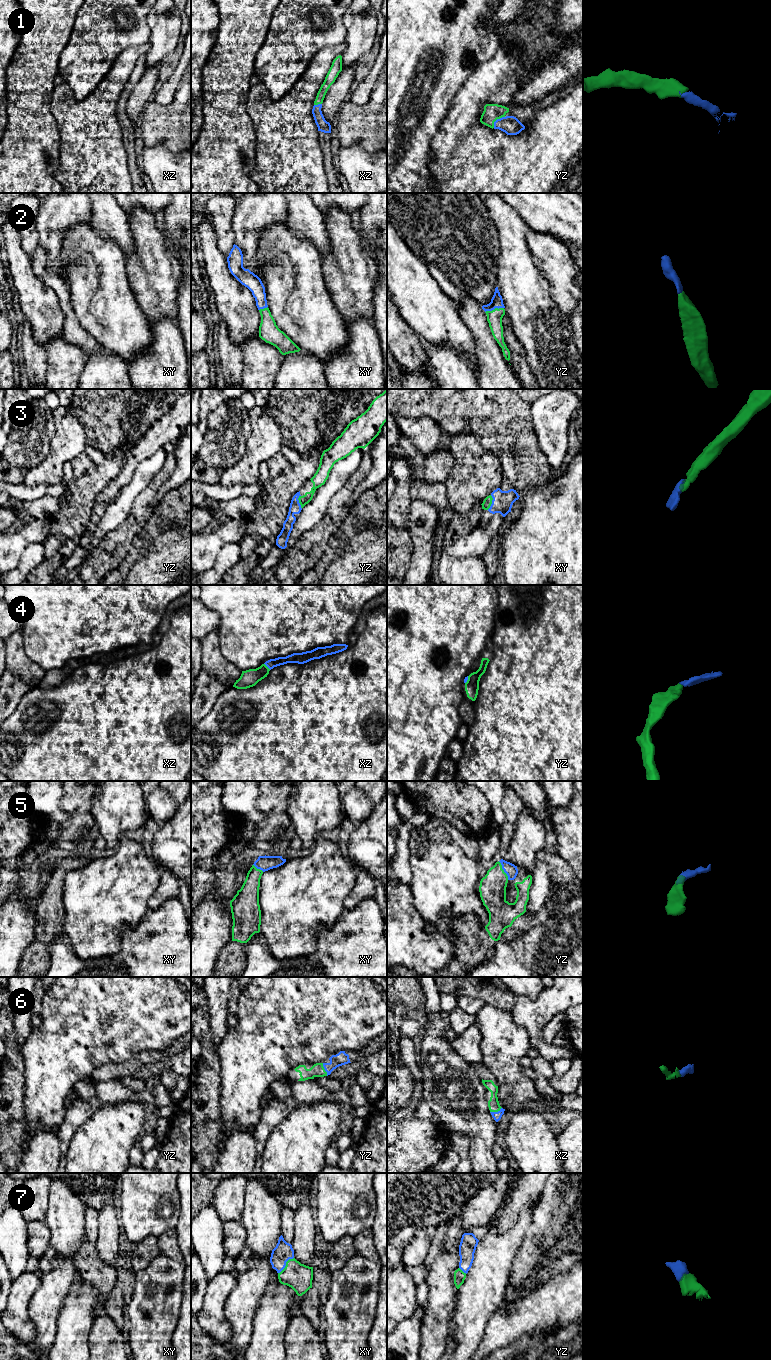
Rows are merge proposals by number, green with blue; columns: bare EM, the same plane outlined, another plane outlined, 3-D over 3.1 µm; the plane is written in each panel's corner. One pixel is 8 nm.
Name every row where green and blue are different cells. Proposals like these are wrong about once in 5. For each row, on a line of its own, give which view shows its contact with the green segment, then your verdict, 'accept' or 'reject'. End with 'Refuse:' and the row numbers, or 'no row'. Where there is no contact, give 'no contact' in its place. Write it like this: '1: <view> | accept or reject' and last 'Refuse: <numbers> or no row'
1: yz | accept
2: yz | accept
3: xy | accept
4: xz | accept
5: yz | accept
6: yz | accept
7: xy | accept
Refuse: no row

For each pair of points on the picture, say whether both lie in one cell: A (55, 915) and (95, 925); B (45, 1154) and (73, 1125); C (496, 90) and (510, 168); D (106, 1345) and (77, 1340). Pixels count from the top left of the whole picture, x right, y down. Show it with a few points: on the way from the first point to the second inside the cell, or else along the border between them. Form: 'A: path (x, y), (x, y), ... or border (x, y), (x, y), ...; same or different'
A: border (62, 895), (64, 931); different
B: path (51, 1147), (66, 1132); same
C: path (476, 107), (474, 109), (474, 132), (490, 148); same
D: border (94, 1319), (89, 1333), (88, 1349); different

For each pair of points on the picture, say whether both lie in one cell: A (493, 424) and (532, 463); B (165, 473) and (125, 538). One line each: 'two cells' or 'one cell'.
A: one cell
B: one cell

